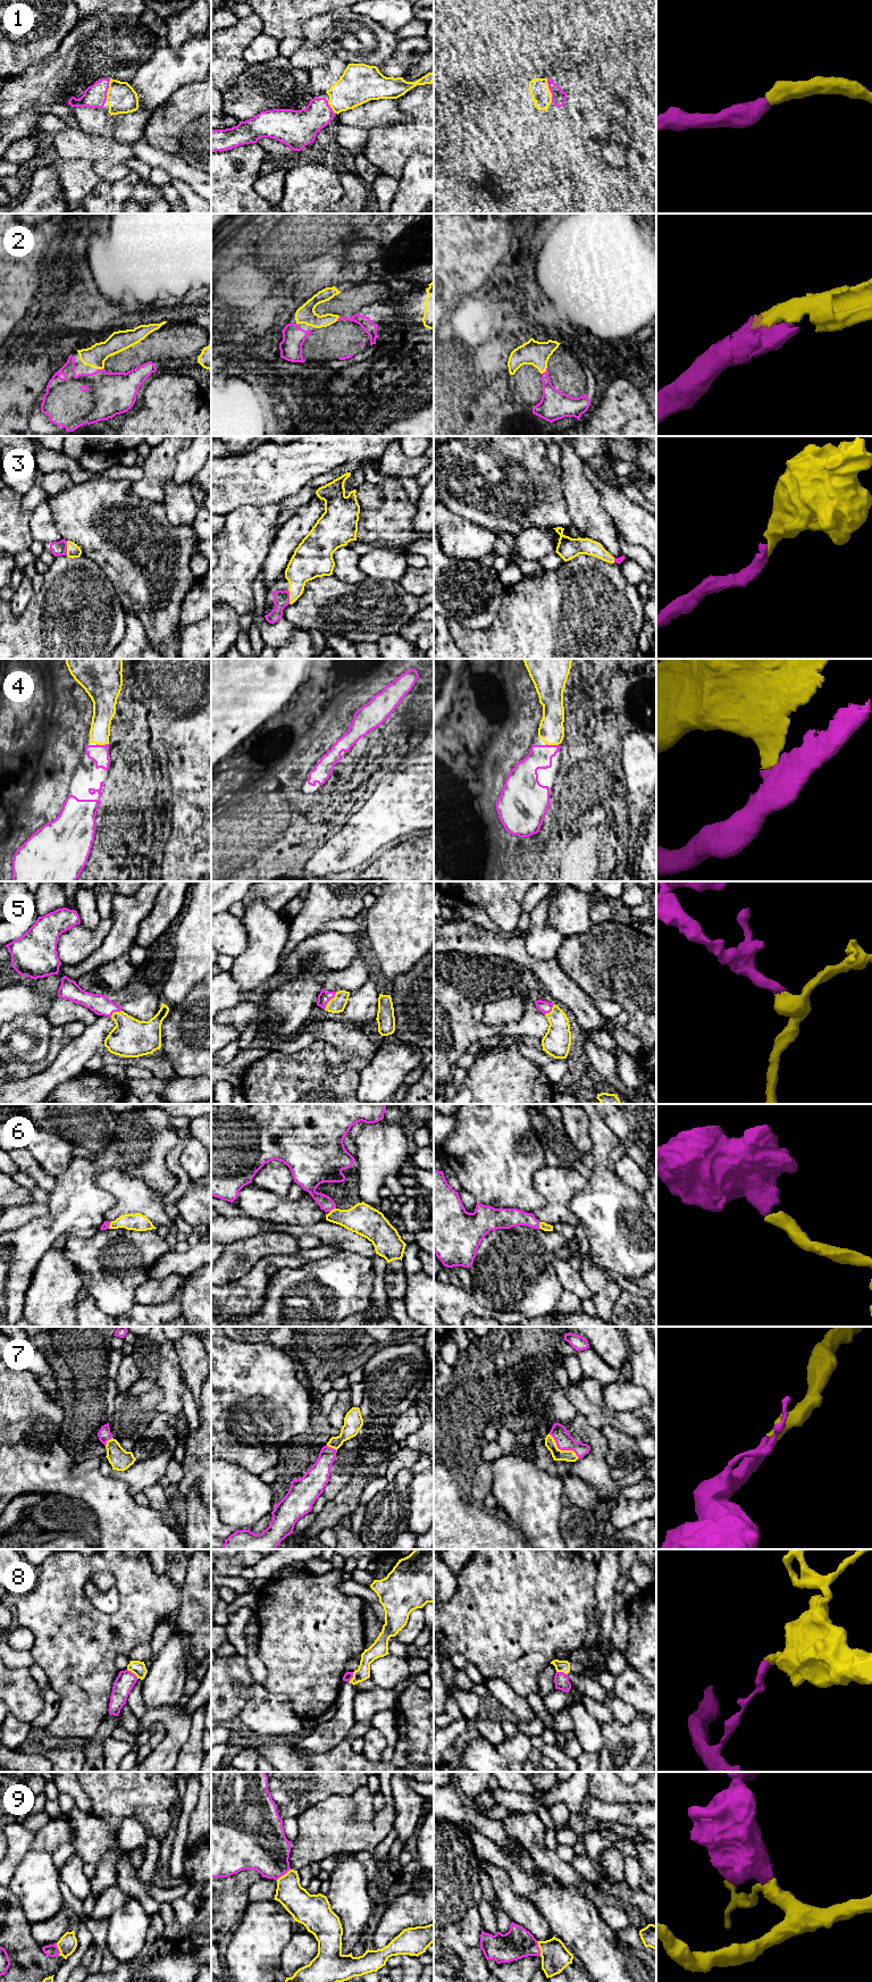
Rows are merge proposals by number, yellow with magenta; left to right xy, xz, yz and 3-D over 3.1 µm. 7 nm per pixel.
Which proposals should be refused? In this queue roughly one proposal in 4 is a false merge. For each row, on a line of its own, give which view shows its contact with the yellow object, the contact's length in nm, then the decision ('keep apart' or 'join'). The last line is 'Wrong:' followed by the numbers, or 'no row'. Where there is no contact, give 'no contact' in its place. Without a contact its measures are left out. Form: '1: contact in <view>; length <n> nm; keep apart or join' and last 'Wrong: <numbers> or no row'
1: contact in yz; length 170 nm; join
2: contact in yz; length 70 nm; join
3: contact in xy; length 100 nm; join
4: contact in xy; length 90 nm; join
5: contact in xz; length 160 nm; join
6: contact in xz; length 60 nm; join
7: contact in yz; length 280 nm; join
8: contact in xy; length 100 nm; keep apart
9: contact in yz; length 110 nm; join
Wrong: 8

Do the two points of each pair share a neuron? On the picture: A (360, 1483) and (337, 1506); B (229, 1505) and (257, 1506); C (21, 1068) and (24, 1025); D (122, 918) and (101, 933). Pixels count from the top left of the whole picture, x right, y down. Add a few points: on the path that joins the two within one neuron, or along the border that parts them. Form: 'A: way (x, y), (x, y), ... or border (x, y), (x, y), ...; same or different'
A: way (354, 1489), (343, 1500); same
B: way (236, 1505), (250, 1505); same
C: border (47, 1054), (35, 1062), (11, 1062); different
D: border (111, 916), (111, 928), (99, 948); different

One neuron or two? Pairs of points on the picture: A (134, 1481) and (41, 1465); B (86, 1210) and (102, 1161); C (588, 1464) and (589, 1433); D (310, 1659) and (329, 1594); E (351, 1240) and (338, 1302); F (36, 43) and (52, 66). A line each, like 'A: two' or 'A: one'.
A: two
B: one
C: one
D: one
E: two
F: two

